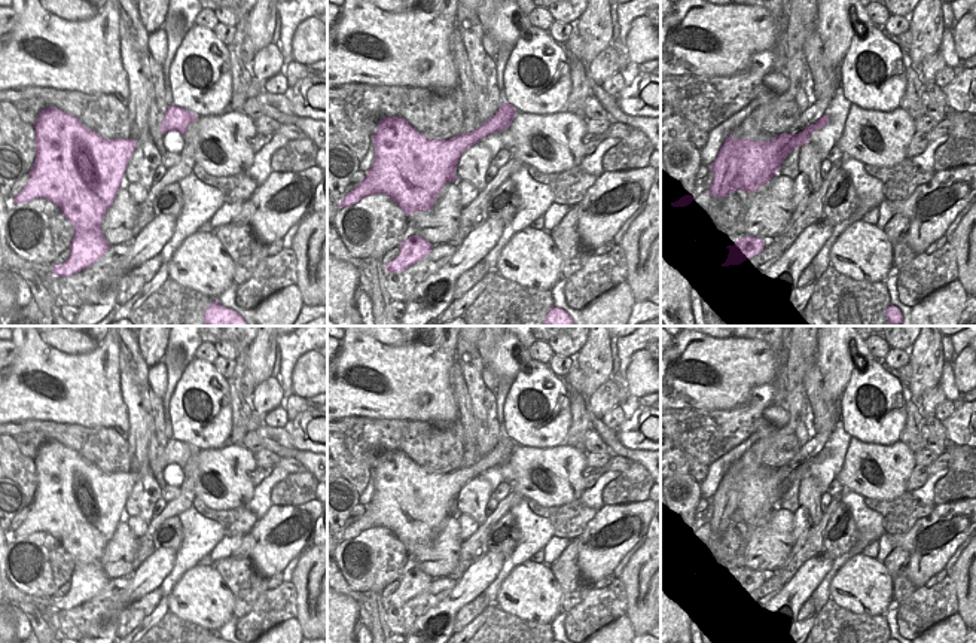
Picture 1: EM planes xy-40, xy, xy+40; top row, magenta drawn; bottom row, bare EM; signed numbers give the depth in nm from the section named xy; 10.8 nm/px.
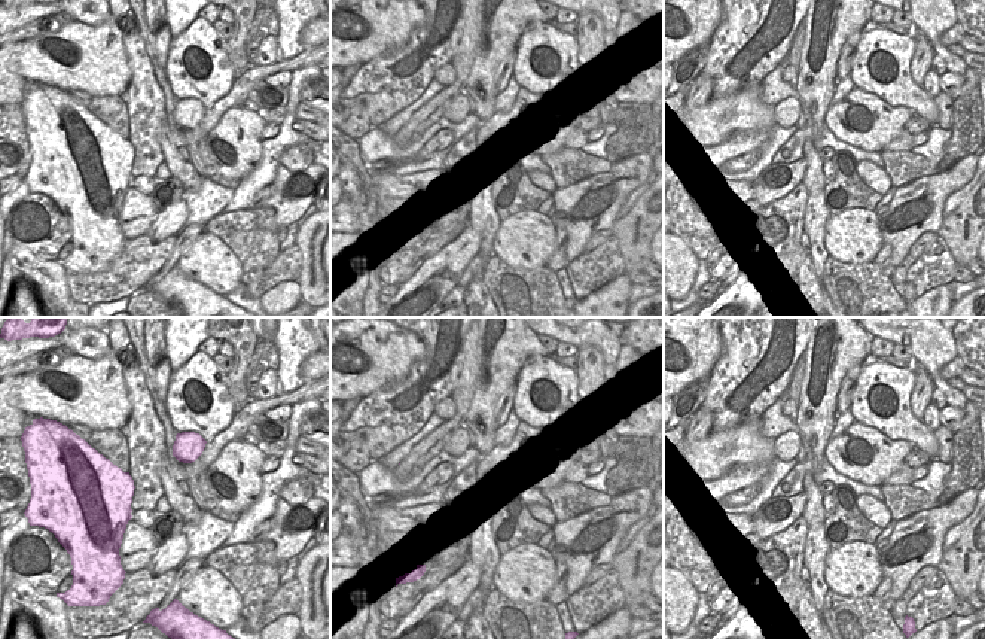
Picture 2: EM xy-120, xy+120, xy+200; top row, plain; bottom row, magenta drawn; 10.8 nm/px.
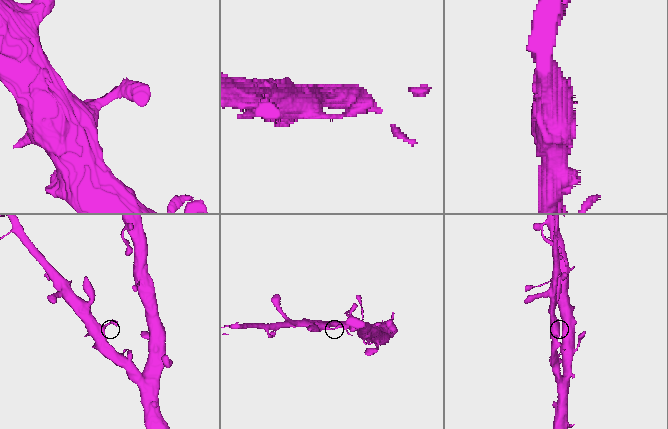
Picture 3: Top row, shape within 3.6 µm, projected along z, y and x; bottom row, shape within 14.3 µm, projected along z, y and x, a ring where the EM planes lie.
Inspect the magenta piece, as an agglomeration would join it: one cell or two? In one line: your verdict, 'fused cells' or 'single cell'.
single cell

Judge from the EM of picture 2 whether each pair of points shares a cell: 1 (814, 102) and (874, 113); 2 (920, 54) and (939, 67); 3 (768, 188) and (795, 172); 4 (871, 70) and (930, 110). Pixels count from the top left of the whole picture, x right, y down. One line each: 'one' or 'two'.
1: two
2: two
3: one
4: one

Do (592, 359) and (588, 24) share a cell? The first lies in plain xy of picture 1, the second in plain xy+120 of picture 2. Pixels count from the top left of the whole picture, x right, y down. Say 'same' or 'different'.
same

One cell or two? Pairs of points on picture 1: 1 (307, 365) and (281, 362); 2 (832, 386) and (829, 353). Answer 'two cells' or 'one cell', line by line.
1: two cells
2: one cell

